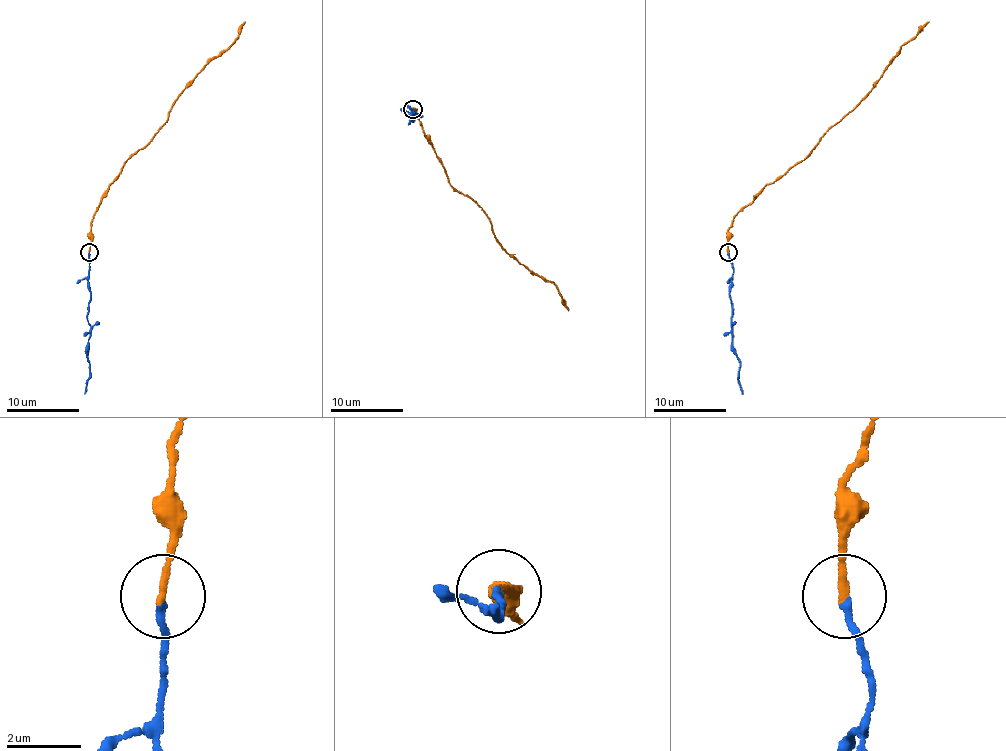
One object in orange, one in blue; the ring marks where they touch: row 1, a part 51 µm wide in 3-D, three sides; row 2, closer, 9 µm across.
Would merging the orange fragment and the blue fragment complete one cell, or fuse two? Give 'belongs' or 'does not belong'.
belongs

